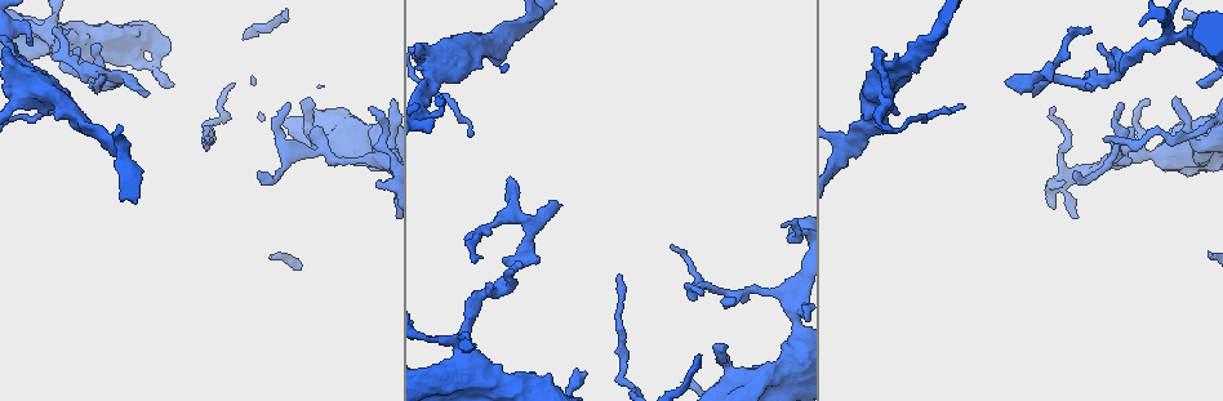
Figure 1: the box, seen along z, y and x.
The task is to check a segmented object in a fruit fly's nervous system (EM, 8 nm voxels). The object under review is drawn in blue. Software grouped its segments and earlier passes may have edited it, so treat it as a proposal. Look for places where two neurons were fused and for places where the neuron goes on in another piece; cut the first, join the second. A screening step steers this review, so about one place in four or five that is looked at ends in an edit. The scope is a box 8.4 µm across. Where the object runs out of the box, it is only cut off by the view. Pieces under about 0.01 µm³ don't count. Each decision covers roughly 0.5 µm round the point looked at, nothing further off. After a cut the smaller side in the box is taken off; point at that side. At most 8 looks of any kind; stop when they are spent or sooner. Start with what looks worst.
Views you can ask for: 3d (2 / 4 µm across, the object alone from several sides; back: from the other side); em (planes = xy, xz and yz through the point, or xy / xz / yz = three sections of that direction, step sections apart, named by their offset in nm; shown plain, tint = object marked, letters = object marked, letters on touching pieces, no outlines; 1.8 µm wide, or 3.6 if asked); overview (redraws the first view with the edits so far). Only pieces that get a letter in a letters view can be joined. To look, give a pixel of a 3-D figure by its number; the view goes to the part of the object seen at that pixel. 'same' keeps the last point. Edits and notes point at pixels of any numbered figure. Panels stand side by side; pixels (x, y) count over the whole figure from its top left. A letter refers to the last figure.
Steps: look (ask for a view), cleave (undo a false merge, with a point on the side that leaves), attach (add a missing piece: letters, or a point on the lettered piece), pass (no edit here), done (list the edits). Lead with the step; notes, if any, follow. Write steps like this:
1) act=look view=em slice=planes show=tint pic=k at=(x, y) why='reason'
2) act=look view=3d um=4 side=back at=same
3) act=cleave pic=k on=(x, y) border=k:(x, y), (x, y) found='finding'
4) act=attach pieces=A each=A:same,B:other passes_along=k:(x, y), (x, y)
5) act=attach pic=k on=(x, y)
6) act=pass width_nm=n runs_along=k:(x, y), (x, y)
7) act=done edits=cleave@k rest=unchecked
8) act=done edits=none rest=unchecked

act=look view=em um=3.6 slice=yz step=8 show=tint pic=1 at=(36, 75) why='four or more arms meet'

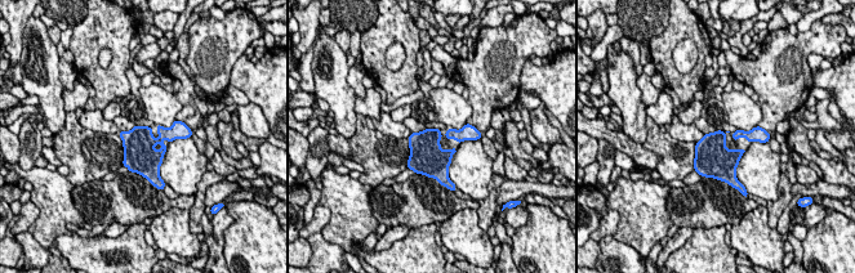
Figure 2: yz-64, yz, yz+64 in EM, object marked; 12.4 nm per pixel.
act=look view=em um=3.6 slice=planes show=letters at=same why='cut it another way'

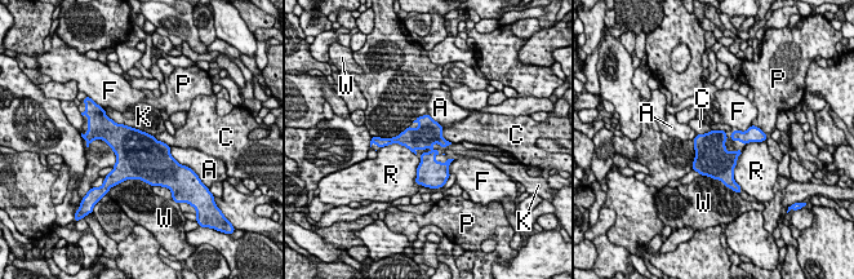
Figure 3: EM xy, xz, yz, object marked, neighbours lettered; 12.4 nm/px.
act=pass width_nm=380 each=A:other,C:other,F:other,K:other,P:other,R:other,W:other border=3:(105, 110), (115, 122), (152, 136) found='one neuron here'

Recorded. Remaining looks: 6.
act=look view=em slice=xz step=16 show=tint pic=1 at=(494, 289) why='abrupt turn'

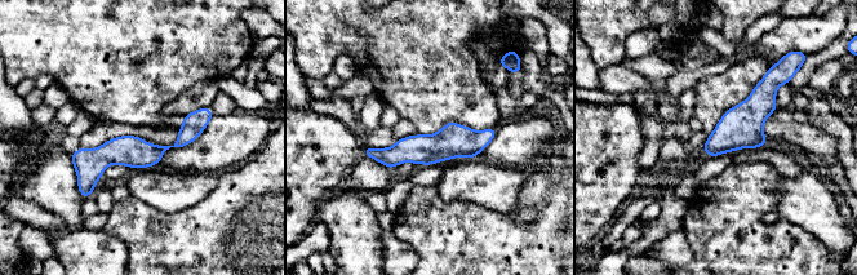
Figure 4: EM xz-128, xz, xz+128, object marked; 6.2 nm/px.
act=look view=em slice=planes show=tint at=same

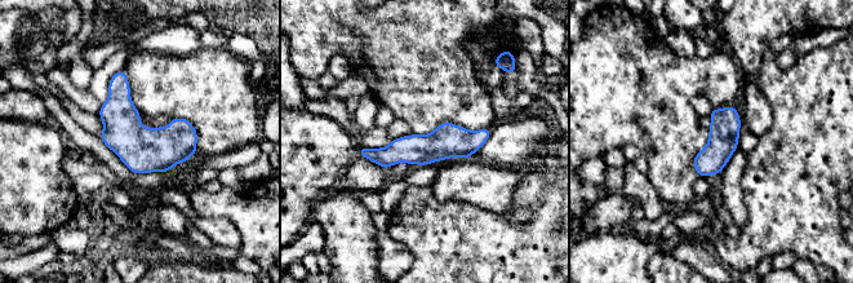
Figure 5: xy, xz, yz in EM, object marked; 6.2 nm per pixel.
act=look view=em slice=planes show=letters at=same

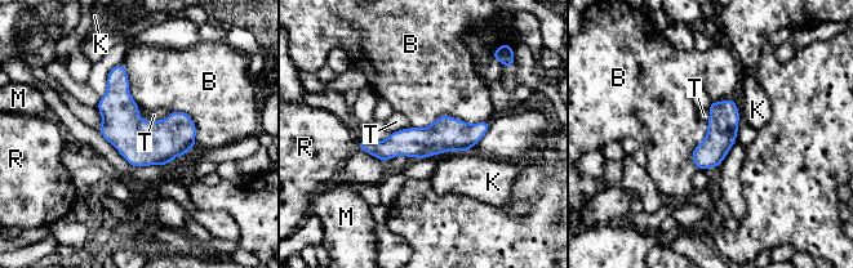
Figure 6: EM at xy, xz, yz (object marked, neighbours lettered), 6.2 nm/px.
act=pass width_nm=190 longest_contact=B:500nm each=B:other,K:other,M:other,R:other,T:other found='continuous, no second neuron'

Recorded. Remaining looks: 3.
act=look view=3d um=2 pic=1 at=(95, 85) why='free end'

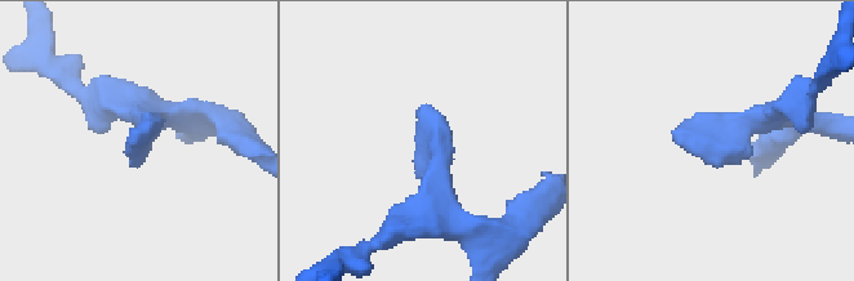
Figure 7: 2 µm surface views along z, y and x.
act=look view=em slice=planes show=letters pic=7 at=(674, 134)

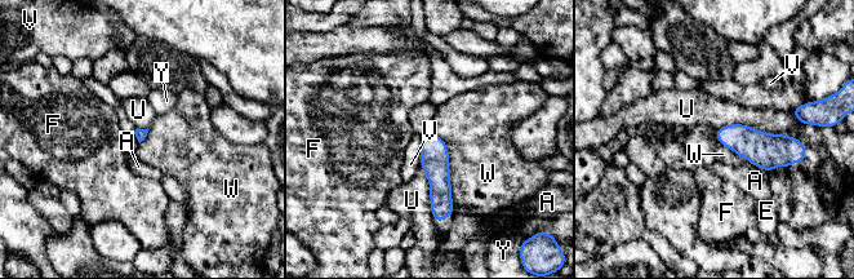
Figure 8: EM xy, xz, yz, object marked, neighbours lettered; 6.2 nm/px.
act=pass each=A:other,E:other,F:other,U:other,V:other,W:other,Y:other runs_along=8:(428, 136), (437, 171), (436, 212) found='no lettered piece goes on from it'

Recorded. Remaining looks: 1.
act=done edits=none rest=unchecked

